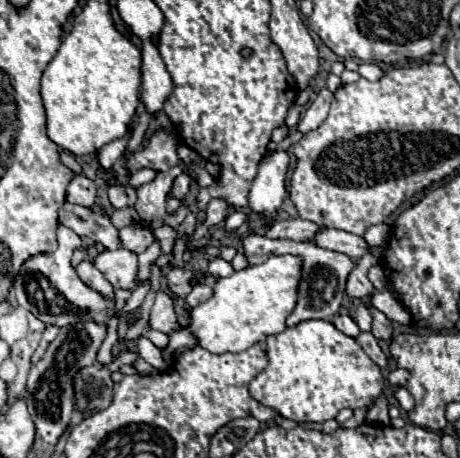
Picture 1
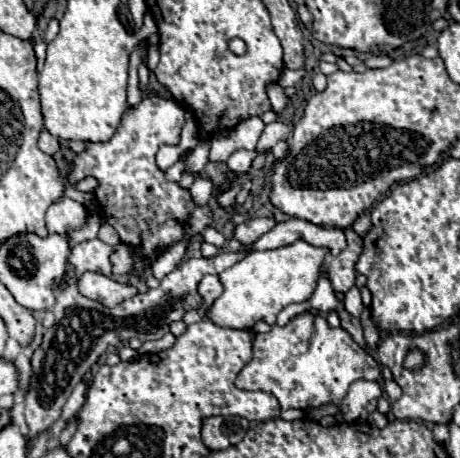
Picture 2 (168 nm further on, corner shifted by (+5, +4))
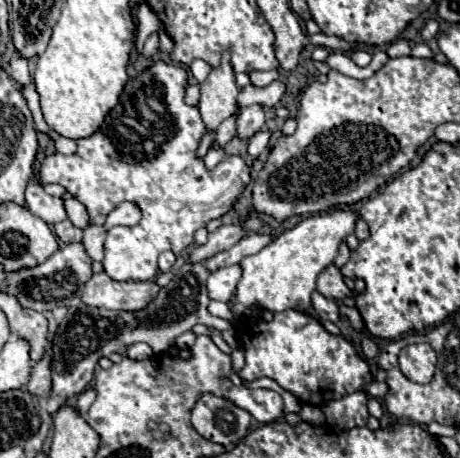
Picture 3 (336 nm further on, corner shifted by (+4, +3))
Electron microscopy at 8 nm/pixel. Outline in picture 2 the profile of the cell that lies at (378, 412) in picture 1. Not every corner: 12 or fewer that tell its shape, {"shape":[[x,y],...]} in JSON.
{"shape":[[357,380],[339,406],[343,420],[365,422],[381,396],[377,382]]}

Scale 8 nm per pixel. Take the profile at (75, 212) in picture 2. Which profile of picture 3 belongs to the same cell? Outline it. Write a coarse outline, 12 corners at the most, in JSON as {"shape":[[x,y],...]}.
{"shape":[[26,187],[28,209],[48,225],[66,219],[64,201],[44,193]]}

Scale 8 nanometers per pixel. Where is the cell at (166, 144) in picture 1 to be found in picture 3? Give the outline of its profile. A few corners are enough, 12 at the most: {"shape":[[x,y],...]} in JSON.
{"shape":[[156,61],[40,183],[86,205],[124,201],[104,271],[150,281],[162,251],[234,205],[240,157],[196,159],[204,121],[186,71]]}

